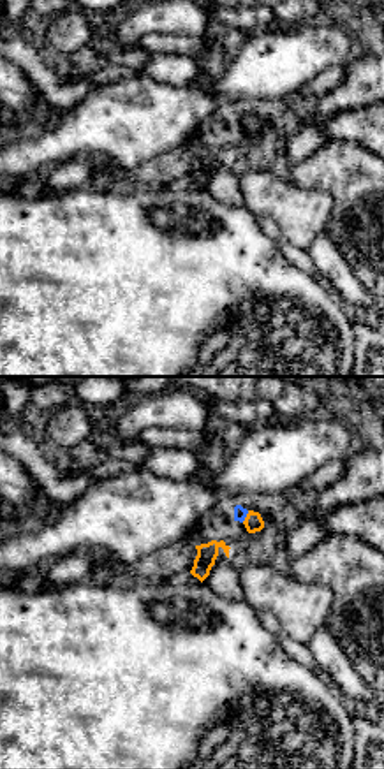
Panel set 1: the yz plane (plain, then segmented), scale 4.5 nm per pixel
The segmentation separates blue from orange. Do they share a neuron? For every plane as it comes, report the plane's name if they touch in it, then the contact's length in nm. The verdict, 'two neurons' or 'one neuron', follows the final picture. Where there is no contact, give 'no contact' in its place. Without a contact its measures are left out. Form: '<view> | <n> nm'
yz | 70 nm

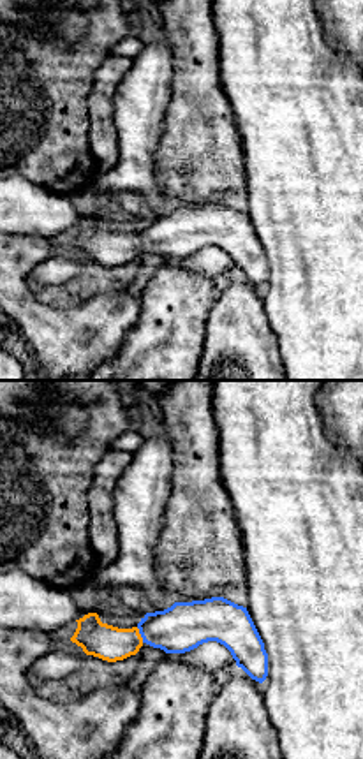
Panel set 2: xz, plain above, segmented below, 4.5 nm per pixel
xz | 80 nm

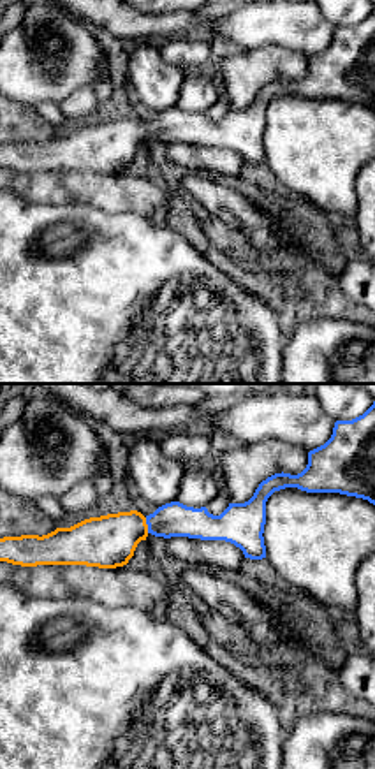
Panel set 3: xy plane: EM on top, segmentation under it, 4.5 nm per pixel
xy | 70 nm

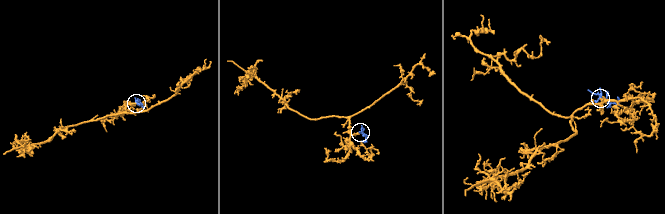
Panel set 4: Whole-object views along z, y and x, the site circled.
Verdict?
one neuron

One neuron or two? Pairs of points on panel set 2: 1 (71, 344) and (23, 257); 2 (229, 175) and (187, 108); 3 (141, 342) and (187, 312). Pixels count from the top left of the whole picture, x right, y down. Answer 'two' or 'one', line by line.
1: one
2: one
3: one

